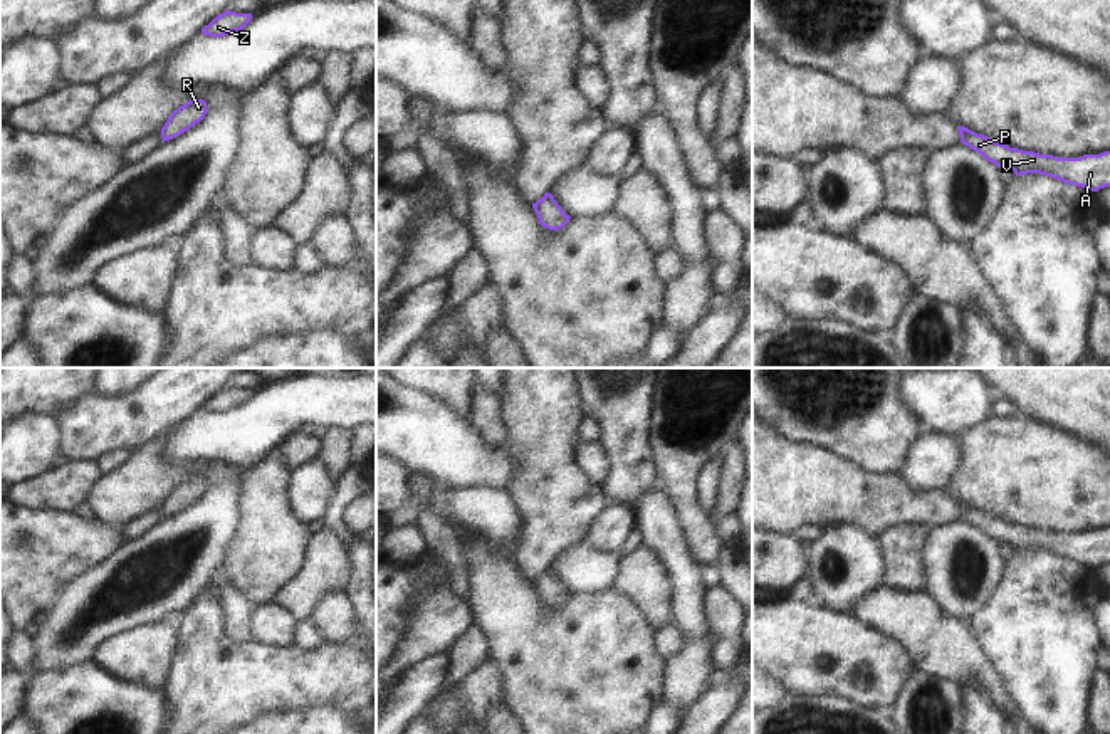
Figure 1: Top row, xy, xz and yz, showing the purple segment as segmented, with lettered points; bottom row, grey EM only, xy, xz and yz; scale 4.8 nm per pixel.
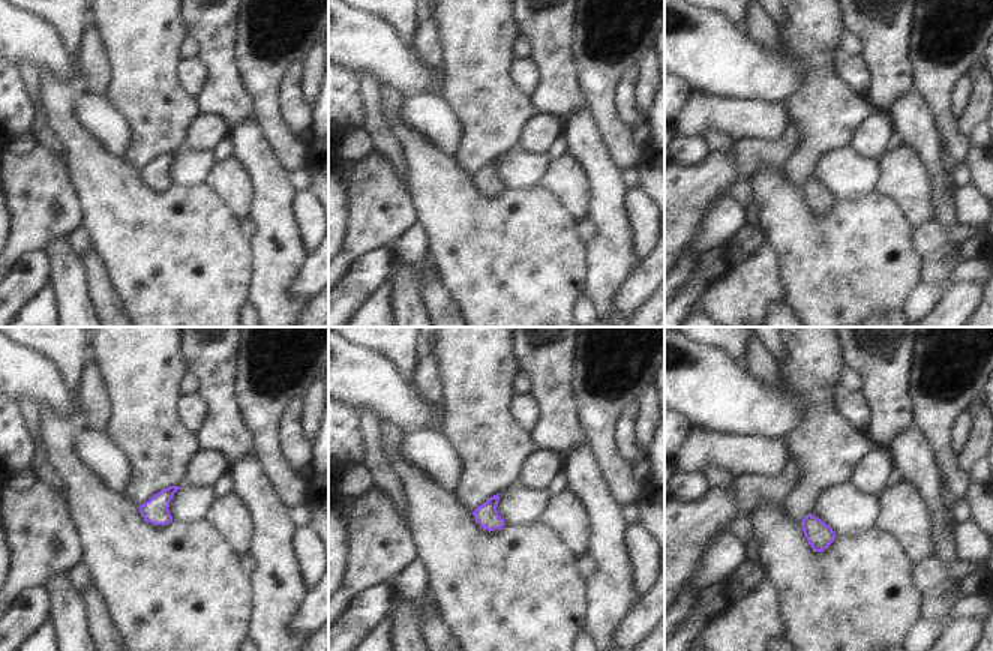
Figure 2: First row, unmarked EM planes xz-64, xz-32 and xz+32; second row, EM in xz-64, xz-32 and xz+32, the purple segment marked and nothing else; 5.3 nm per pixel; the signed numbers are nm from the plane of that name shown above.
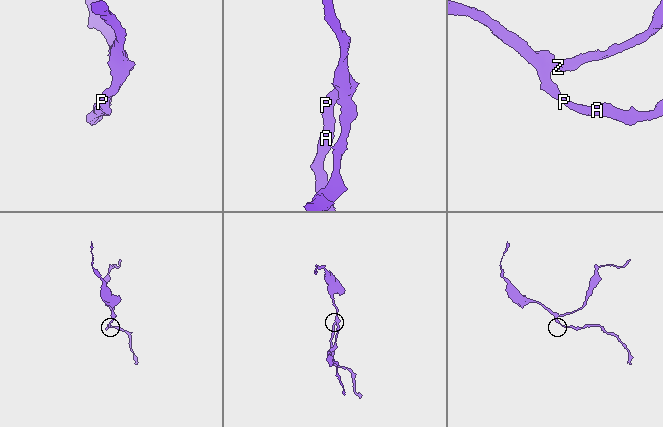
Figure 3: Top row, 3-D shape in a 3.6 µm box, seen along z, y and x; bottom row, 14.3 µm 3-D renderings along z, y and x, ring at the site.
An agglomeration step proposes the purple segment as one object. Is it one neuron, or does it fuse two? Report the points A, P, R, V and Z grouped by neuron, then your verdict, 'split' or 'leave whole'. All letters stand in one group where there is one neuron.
groups A P R V Z; leave whole

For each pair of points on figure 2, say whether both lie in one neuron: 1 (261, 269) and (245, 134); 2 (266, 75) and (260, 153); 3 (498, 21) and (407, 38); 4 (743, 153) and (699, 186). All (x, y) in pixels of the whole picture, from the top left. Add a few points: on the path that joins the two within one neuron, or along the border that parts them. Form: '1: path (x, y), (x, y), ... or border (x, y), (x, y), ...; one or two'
1: path (266, 236), (266, 174), (261, 167); one
2: border (252, 117), (278, 164); two
3: border (422, 15), (413, 47); two
4: path (734, 165), (711, 176); one

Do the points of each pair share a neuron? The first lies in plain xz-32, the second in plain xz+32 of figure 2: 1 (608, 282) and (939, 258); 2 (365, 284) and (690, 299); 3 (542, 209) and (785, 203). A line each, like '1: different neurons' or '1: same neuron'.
1: same neuron
2: same neuron
3: same neuron

